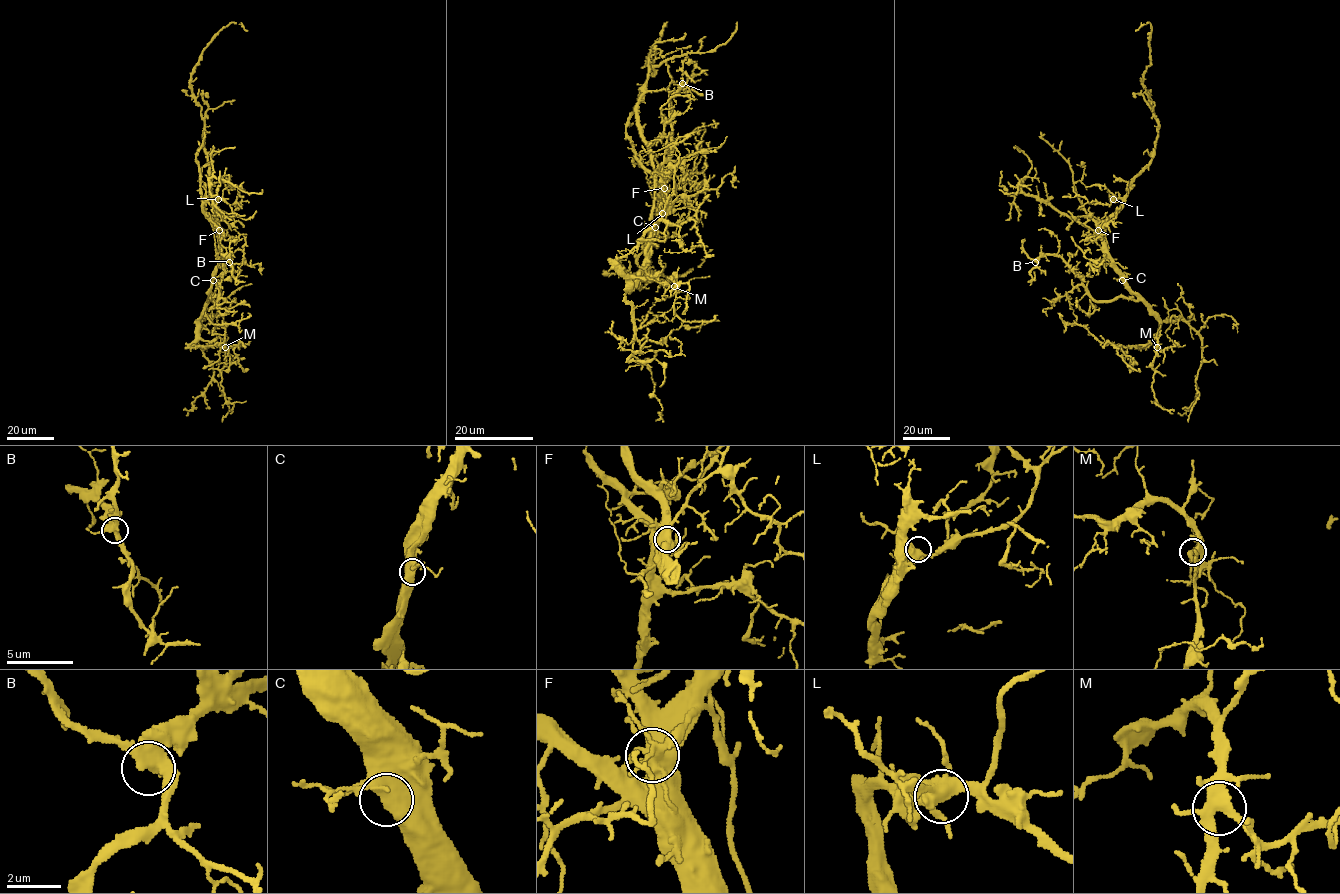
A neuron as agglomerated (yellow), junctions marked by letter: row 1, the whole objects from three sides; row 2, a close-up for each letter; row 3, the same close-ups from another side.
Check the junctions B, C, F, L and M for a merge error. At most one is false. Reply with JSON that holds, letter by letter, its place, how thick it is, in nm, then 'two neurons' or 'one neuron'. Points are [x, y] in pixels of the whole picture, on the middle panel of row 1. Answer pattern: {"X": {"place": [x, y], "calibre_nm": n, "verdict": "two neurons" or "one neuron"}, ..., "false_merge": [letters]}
{"B": {"place": [682, 83], "calibre_nm": 440, "verdict": "one neuron"}, "C": {"place": [655, 227], "calibre_nm": 500, "verdict": "one neuron"}, "F": {"place": [664, 188], "calibre_nm": 500, "verdict": "two neurons"}, "L": {"place": [662, 213], "calibre_nm": 480, "verdict": "one neuron"}, "M": {"place": [674, 286], "calibre_nm": 360, "verdict": "one neuron"}, "false_merge": ["F"]}

